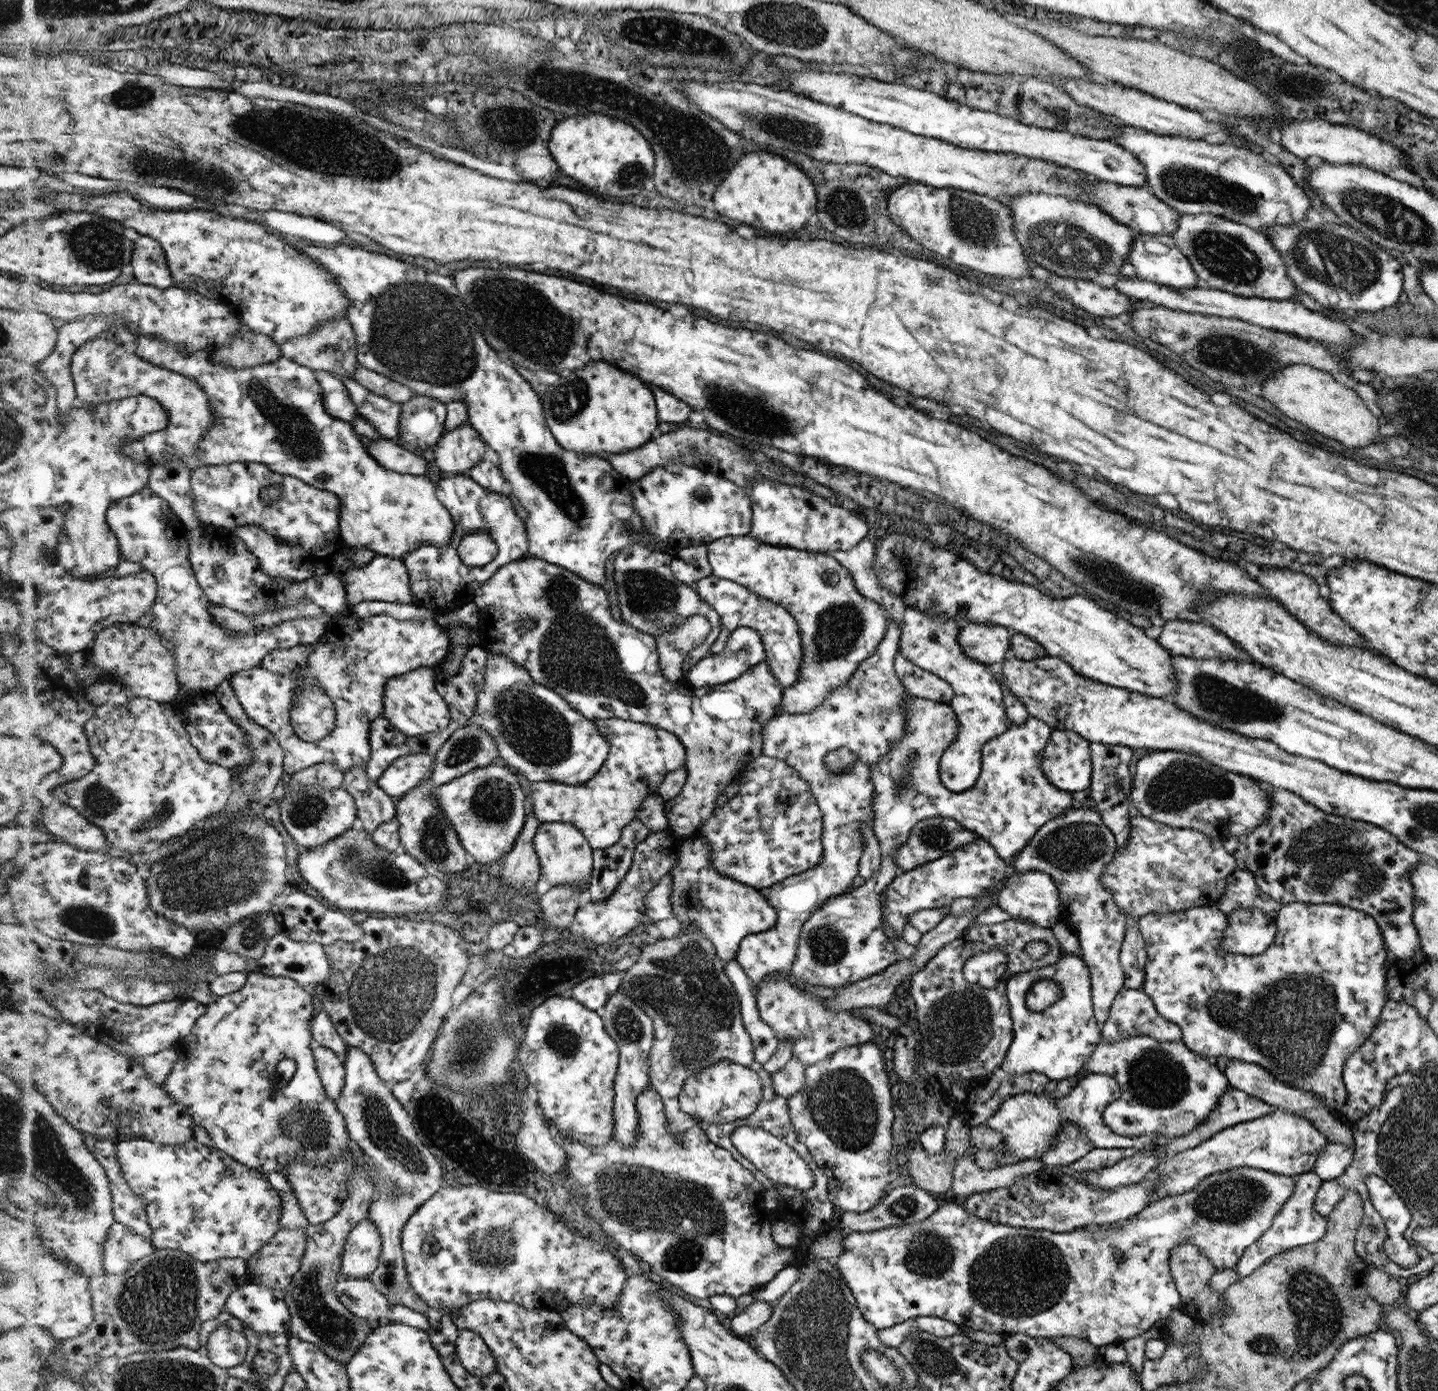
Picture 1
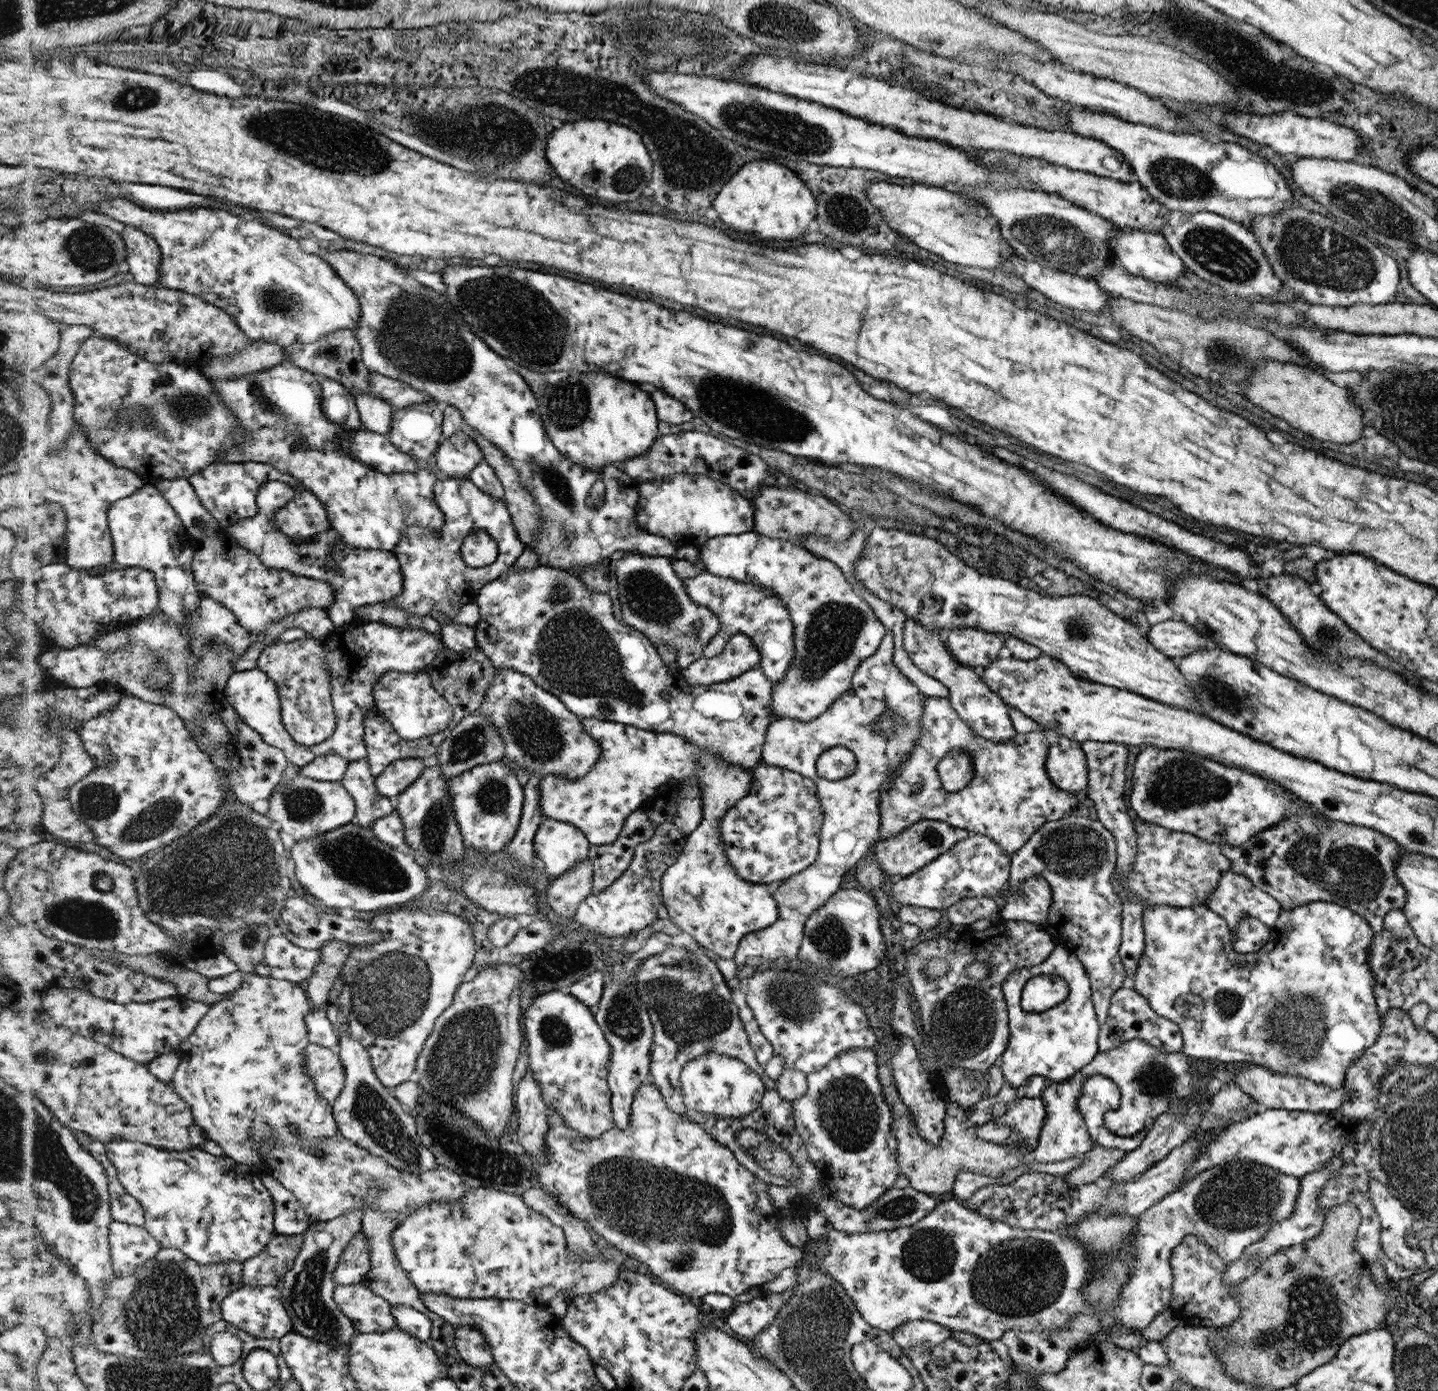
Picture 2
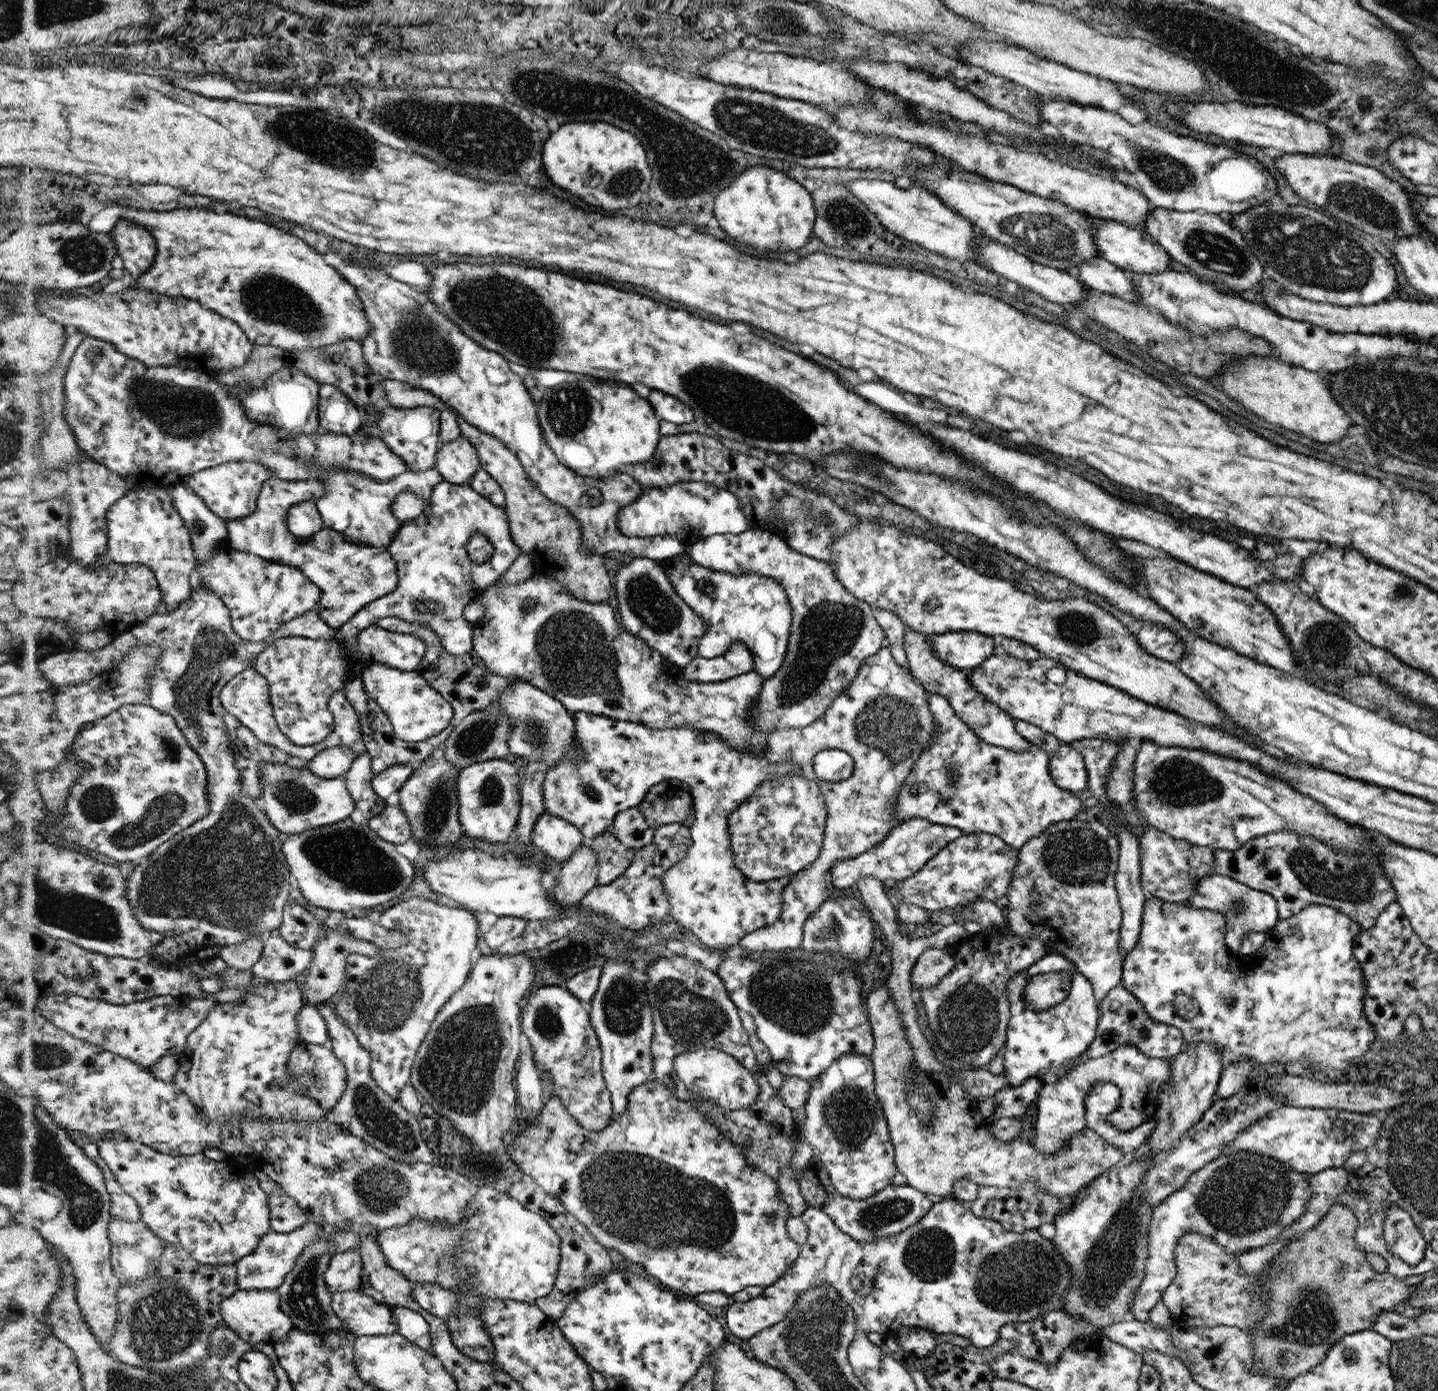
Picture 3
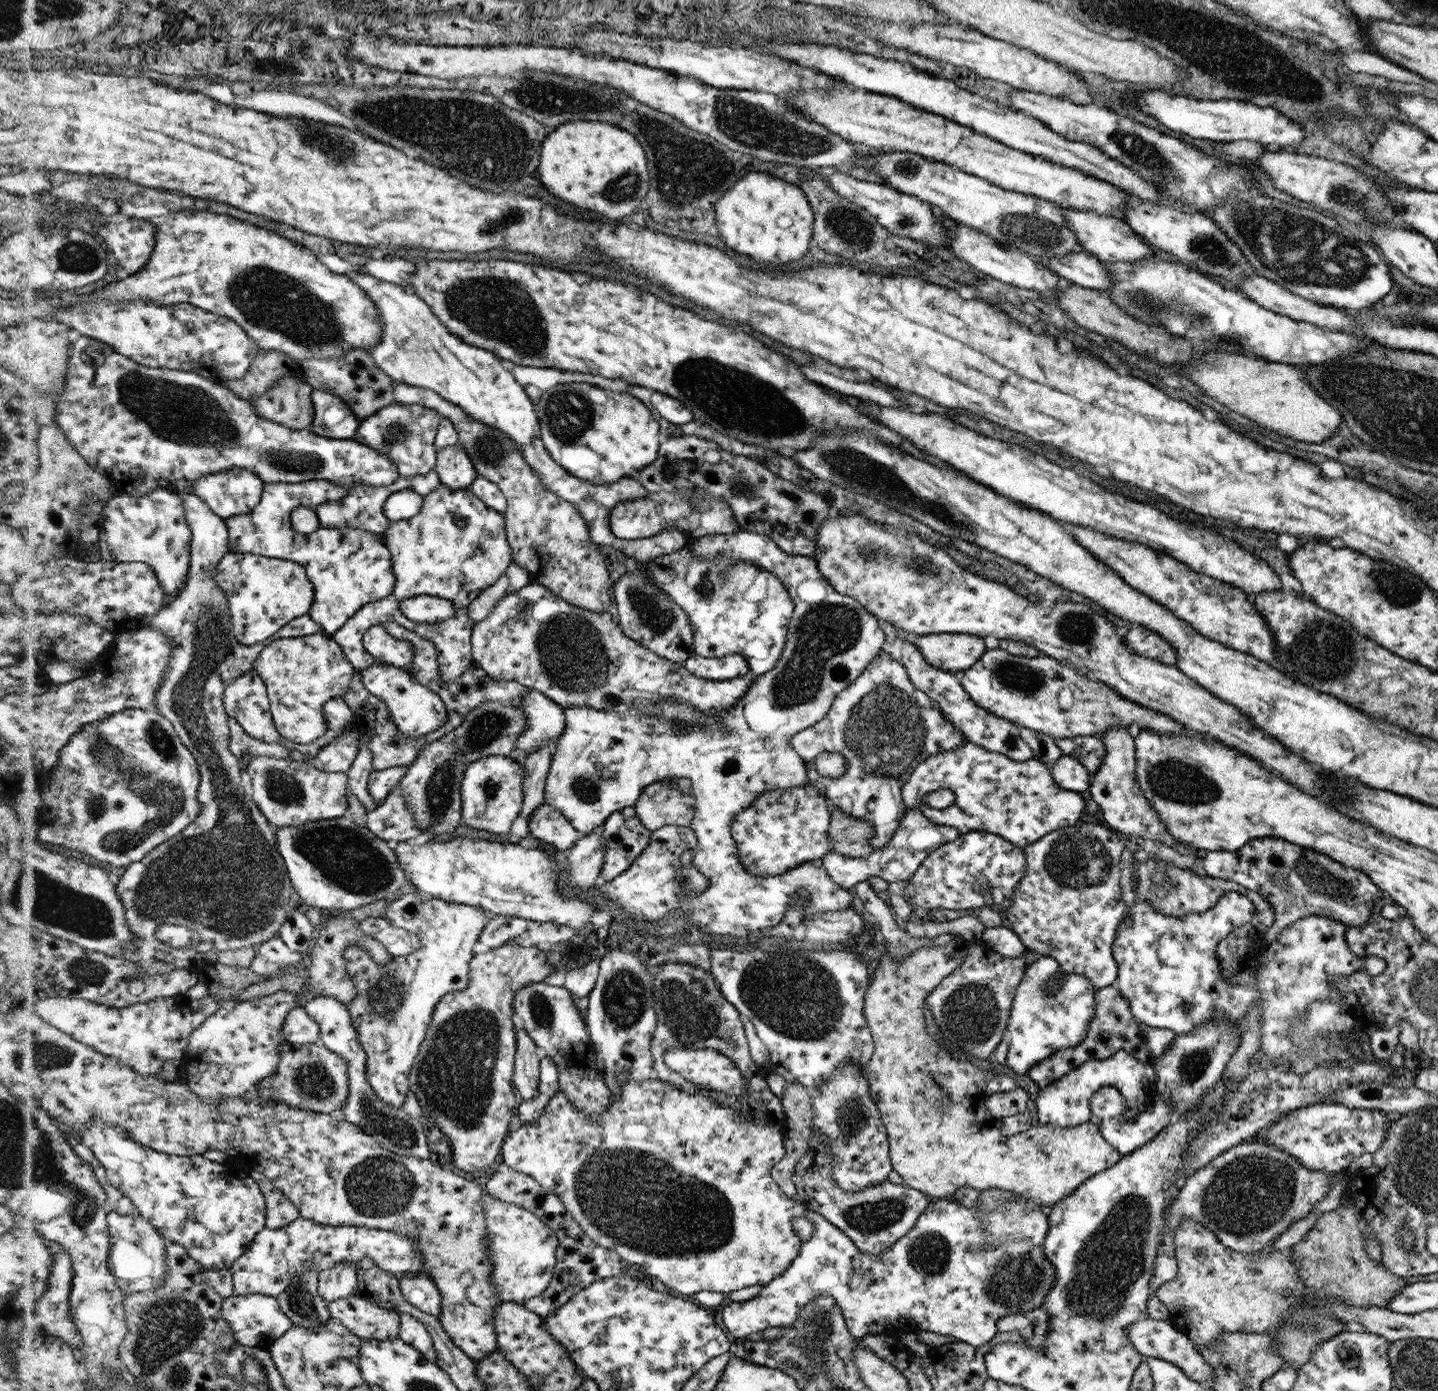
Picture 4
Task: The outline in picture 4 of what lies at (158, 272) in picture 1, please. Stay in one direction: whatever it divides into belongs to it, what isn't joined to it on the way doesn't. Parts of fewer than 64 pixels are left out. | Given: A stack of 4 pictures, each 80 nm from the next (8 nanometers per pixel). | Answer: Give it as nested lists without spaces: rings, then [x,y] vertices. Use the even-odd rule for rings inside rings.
[[[122,211],[110,216],[106,226],[99,227],[97,234],[118,261],[118,266],[129,275],[145,269],[154,254],[156,226],[147,219],[133,218]]]

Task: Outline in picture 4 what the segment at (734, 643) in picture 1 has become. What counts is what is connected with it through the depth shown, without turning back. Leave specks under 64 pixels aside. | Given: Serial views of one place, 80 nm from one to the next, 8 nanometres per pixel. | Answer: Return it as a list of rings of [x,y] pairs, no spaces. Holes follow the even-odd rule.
[[[693,653],[690,654],[689,659],[683,662],[682,666],[691,676],[712,681],[731,680],[750,673],[750,666],[747,665],[746,658],[741,657],[741,654],[719,659],[707,659]]]

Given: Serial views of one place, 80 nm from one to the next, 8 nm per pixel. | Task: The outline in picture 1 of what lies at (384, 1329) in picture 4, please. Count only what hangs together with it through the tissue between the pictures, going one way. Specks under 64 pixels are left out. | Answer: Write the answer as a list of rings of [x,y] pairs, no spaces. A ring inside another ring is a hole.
[[[343,1276],[334,1284],[334,1293],[337,1300],[351,1314],[366,1320],[372,1329],[390,1323],[389,1301],[375,1290],[366,1277],[344,1278]]]

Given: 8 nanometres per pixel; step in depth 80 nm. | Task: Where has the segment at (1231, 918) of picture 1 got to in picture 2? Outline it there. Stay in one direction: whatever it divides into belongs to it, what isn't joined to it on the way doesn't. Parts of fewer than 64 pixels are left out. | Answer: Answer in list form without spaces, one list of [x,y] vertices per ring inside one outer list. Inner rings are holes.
[[[1251,917],[1242,920],[1229,938],[1236,953],[1247,954],[1257,952],[1270,935],[1271,928]]]

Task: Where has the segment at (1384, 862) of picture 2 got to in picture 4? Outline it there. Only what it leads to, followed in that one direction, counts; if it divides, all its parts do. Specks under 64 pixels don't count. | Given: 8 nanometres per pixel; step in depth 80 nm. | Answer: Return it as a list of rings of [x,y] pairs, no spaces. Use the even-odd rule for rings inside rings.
[[[1274,836],[1251,839],[1233,852],[1206,851],[1202,854],[1202,867],[1205,875],[1230,880],[1246,890],[1257,892],[1270,904],[1273,922],[1261,936],[1266,947],[1272,944],[1282,928],[1312,914],[1360,927],[1370,917],[1375,900],[1385,896],[1360,870],[1347,868],[1324,854]],[[1273,877],[1279,877],[1282,882],[1273,885]]]

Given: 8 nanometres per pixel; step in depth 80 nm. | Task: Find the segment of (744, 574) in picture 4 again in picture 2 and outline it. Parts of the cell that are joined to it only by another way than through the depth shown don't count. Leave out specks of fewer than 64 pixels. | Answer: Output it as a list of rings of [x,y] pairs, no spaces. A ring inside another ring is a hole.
[[[707,571],[700,572],[693,578],[682,578],[680,585],[690,594],[691,601],[711,610],[721,626],[718,634],[706,644],[703,657],[718,656],[731,636],[743,633],[751,638],[761,654],[762,660],[757,667],[763,670],[767,678],[774,682],[787,674],[787,668],[793,660],[793,624],[787,608],[775,594],[759,585],[733,580],[731,577],[718,577]]]

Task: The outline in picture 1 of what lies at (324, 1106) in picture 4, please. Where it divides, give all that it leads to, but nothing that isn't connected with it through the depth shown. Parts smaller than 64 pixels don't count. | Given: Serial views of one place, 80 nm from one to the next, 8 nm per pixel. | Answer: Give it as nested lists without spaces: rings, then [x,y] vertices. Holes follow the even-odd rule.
[[[319,1044],[313,1045],[315,1071],[326,1090],[327,1097],[335,1101],[344,1084],[344,1063],[331,1050]]]

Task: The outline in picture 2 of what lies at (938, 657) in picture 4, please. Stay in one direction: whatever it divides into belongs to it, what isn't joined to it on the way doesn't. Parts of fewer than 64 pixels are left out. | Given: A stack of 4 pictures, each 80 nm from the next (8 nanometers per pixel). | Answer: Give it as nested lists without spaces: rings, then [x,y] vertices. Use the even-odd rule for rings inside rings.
[[[957,628],[945,633],[947,647],[954,654],[959,665],[983,668],[998,659],[999,649],[1007,636],[1001,633],[987,633],[981,629]]]

